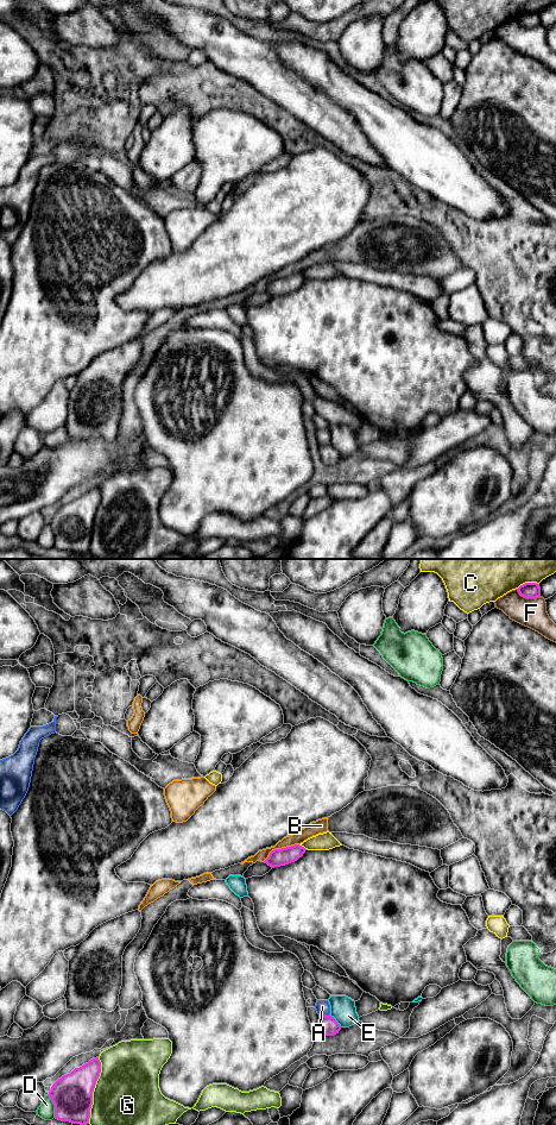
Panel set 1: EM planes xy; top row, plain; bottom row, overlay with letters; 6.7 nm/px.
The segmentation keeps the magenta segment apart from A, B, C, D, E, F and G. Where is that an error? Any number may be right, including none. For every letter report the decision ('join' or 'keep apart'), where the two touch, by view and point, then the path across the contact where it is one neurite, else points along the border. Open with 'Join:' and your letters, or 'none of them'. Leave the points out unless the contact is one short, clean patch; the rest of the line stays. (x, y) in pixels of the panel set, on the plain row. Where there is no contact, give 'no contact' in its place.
Join: none of them
A: keep apart; meets magenta in xy at (324, 445)
B: keep apart; meets magenta in xy at (279, 278); border along xy (298, 272), (275, 277), (263, 290)
C: keep apart; meets magenta in xy at (528, 12)
D: keep apart; meets magenta in xy at (55, 535)
E: keep apart; meets magenta in xy at (335, 450)
F: keep apart; meets magenta in xy at (528, 26); border along xy (516, 18), (525, 26), (539, 26)
G: keep apart; meets magenta in xy at (93, 519)

